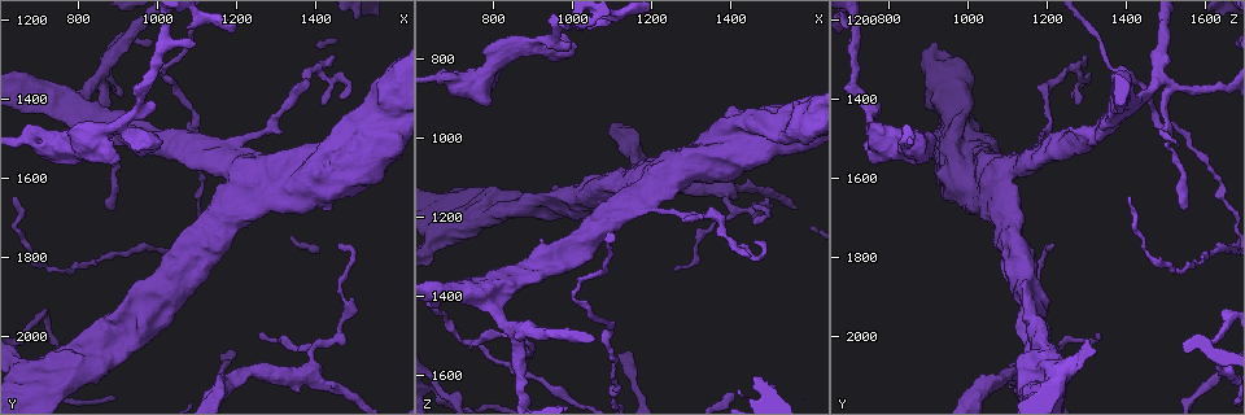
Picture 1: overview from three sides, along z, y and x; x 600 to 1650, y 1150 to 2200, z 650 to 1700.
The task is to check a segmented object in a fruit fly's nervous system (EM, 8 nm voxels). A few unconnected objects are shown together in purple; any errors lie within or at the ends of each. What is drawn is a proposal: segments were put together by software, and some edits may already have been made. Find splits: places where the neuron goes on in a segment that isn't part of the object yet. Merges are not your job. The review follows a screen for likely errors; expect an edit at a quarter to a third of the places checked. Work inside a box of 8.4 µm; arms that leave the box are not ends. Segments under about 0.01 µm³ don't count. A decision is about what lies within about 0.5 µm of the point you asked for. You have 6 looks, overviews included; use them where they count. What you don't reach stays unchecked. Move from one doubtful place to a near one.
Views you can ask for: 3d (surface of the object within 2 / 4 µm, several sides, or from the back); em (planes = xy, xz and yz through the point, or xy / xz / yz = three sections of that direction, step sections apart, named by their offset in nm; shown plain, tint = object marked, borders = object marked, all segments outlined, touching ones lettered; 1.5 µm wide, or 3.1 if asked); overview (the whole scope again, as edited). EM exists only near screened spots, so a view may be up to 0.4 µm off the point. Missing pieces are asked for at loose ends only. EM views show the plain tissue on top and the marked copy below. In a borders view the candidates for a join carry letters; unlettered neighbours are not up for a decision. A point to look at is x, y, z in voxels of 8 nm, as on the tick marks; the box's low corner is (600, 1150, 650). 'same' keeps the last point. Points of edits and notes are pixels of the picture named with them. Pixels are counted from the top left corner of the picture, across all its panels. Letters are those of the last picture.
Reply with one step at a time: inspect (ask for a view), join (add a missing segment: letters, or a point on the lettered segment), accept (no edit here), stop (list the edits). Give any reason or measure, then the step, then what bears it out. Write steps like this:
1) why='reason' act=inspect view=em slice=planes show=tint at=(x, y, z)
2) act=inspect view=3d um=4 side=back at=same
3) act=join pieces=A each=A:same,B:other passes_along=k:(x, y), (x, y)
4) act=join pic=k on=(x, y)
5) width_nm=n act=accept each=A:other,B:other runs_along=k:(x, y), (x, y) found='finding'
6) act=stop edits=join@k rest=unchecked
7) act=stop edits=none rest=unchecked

why='free end' act=inspect view=3d um=4 at=(880, 1675, 1545)

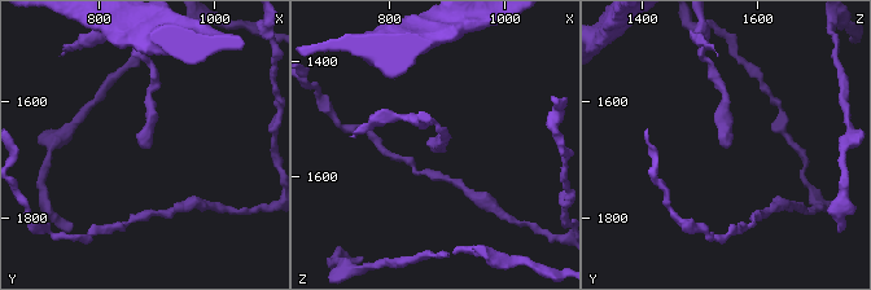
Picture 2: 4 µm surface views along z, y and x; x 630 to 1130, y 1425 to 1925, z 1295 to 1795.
act=inspect view=em slice=planes show=borders at=(885, 1685, 1545)

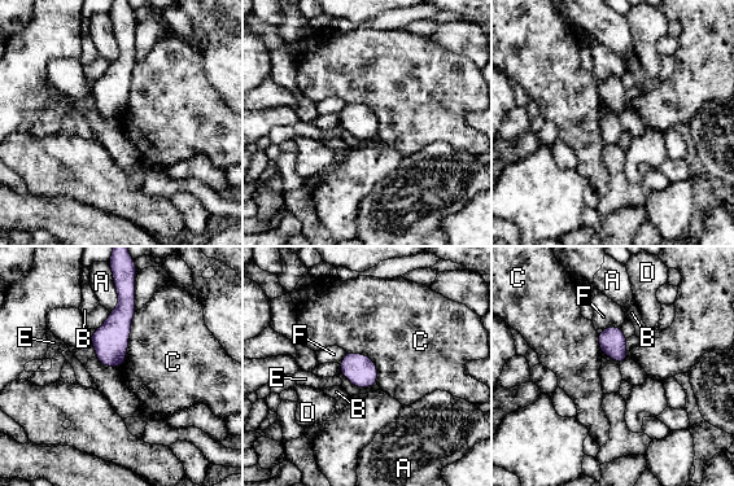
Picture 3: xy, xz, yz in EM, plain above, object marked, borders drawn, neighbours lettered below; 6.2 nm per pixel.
longest_contact=C:380nm act=accept each=A:other,B:other,C:other,D:other,E:other,F:other border=3:(136, 310), (122, 367) found='no lettered segment goes on from it'

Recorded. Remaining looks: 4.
why='tapers out' act=inspect view=em slice=planes show=tint at=(740, 1520, 1525)

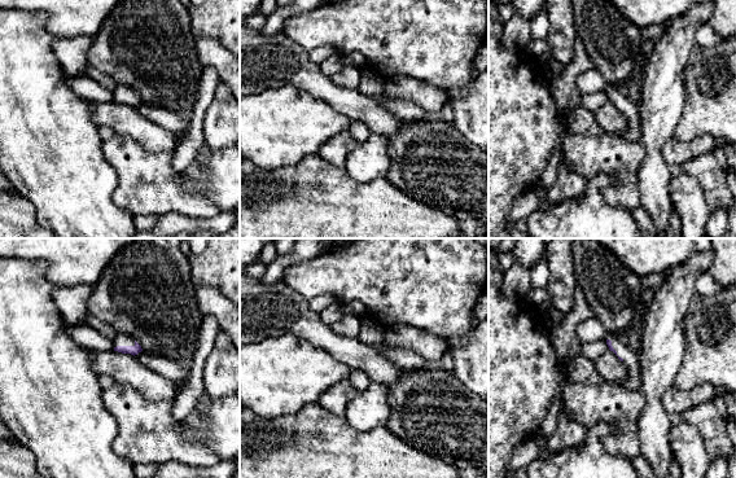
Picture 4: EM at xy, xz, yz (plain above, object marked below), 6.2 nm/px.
why='what lies round it' act=inspect view=em slice=planes show=borders at=same

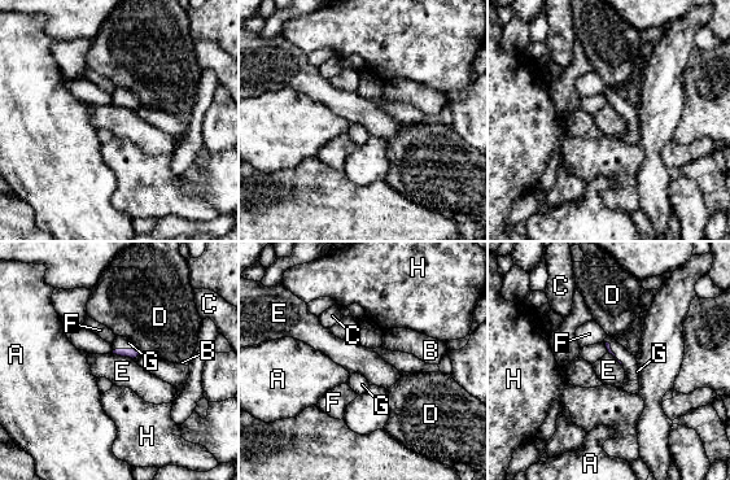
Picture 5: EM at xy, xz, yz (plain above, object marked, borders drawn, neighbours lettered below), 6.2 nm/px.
act=join pieces=G each=A:other,B:other,C:other,D:other,E:other,F:other,G:same,H:other passes_along=5:(132, 353), (123, 349), (119, 343) found='it goes on there'

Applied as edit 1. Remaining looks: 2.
act=stop edits=join@5 rest=unchecked

